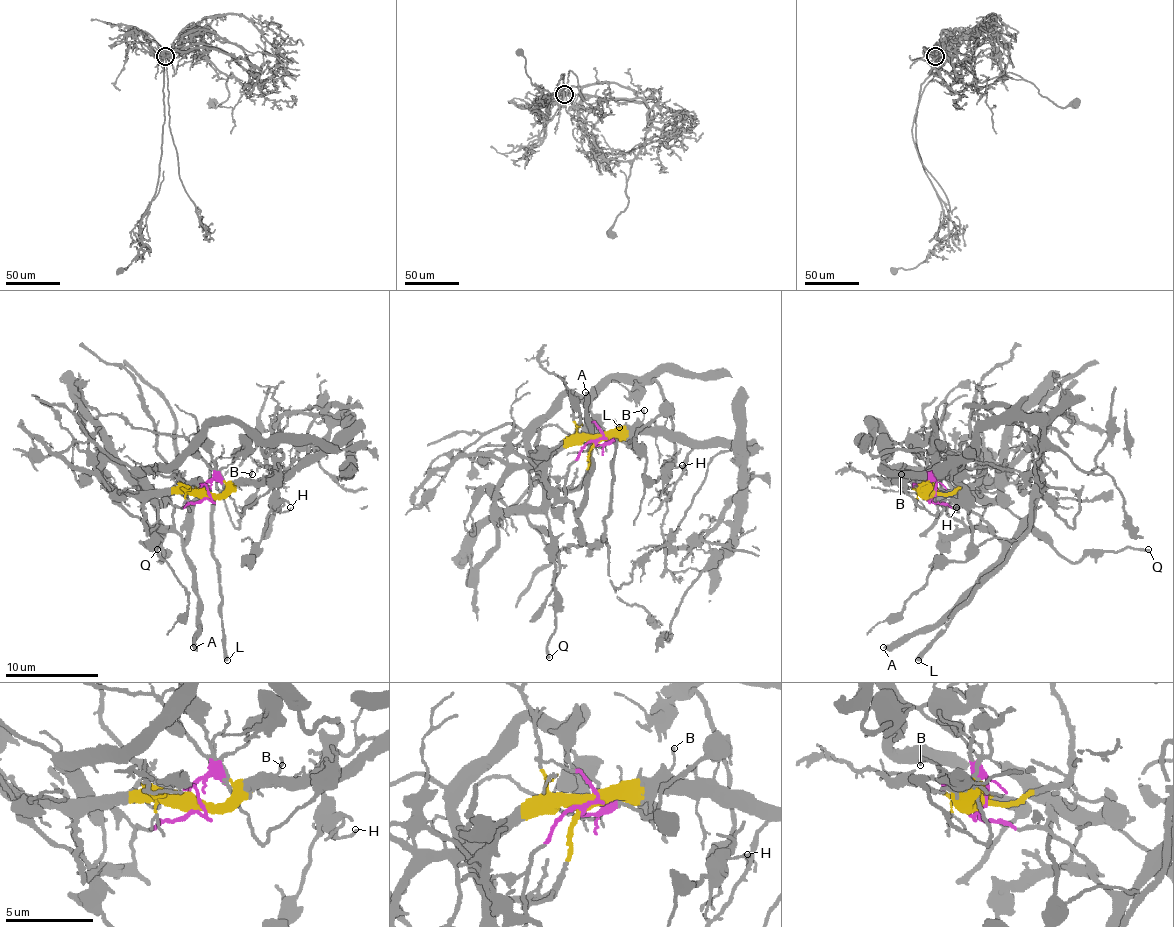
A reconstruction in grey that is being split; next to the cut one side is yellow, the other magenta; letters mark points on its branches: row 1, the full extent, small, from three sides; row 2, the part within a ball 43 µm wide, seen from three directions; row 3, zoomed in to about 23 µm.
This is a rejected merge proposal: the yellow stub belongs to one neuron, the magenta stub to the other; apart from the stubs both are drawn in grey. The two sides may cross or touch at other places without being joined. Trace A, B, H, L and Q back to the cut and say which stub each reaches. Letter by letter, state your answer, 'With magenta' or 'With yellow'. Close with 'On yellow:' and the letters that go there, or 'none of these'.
A: With magenta
B: With yellow
H: With yellow
L: With magenta
Q: With yellow
On yellow: B, H, Q

